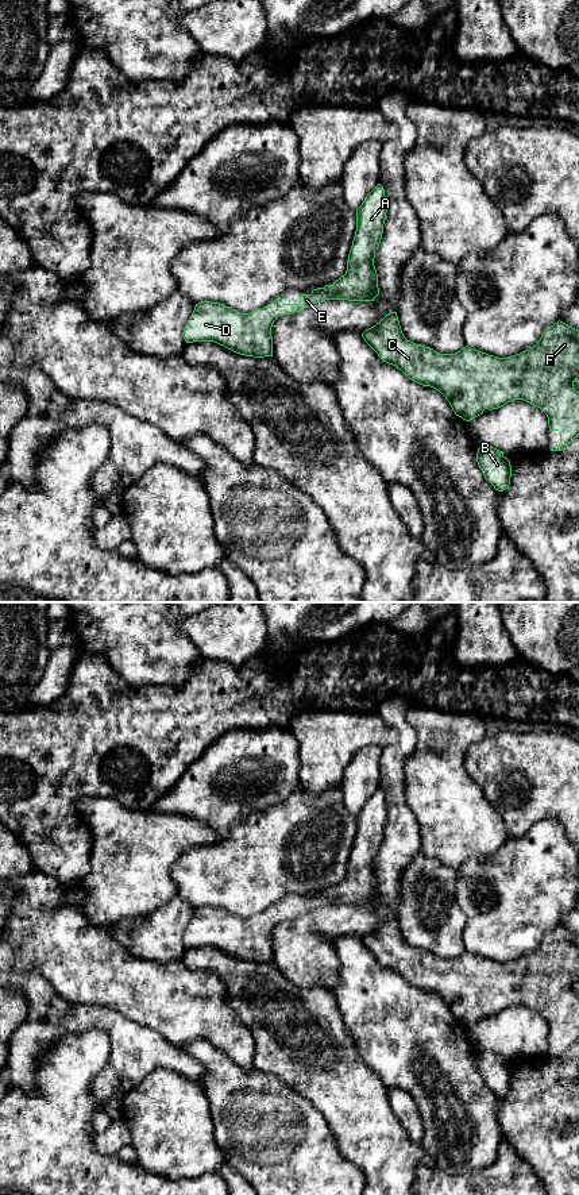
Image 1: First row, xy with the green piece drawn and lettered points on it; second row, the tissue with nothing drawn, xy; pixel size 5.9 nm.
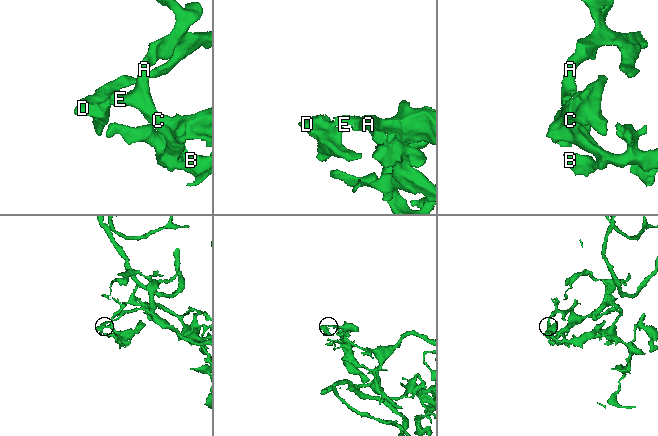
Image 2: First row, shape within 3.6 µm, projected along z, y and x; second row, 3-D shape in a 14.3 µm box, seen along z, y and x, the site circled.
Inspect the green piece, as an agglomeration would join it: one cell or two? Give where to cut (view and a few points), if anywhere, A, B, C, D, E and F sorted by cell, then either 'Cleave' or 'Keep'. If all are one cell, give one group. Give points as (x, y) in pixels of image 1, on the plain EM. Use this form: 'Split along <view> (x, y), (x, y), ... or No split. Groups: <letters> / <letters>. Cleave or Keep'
No split. Groups: A B C D E F. Keep

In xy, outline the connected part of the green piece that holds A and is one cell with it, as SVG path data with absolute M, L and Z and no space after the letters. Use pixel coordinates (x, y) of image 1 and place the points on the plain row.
M378 789L356 814L356 836L348 859L346 879L332 891L301 899L298 909L283 909L275 903L262 914L240 918L220 907L201 906L188 925L182 941L186 948L215 947L246 961L273 961L271 932L283 920L300 917L325 905L374 906L379 899L374 871L379 852L387 809L385 794Z

